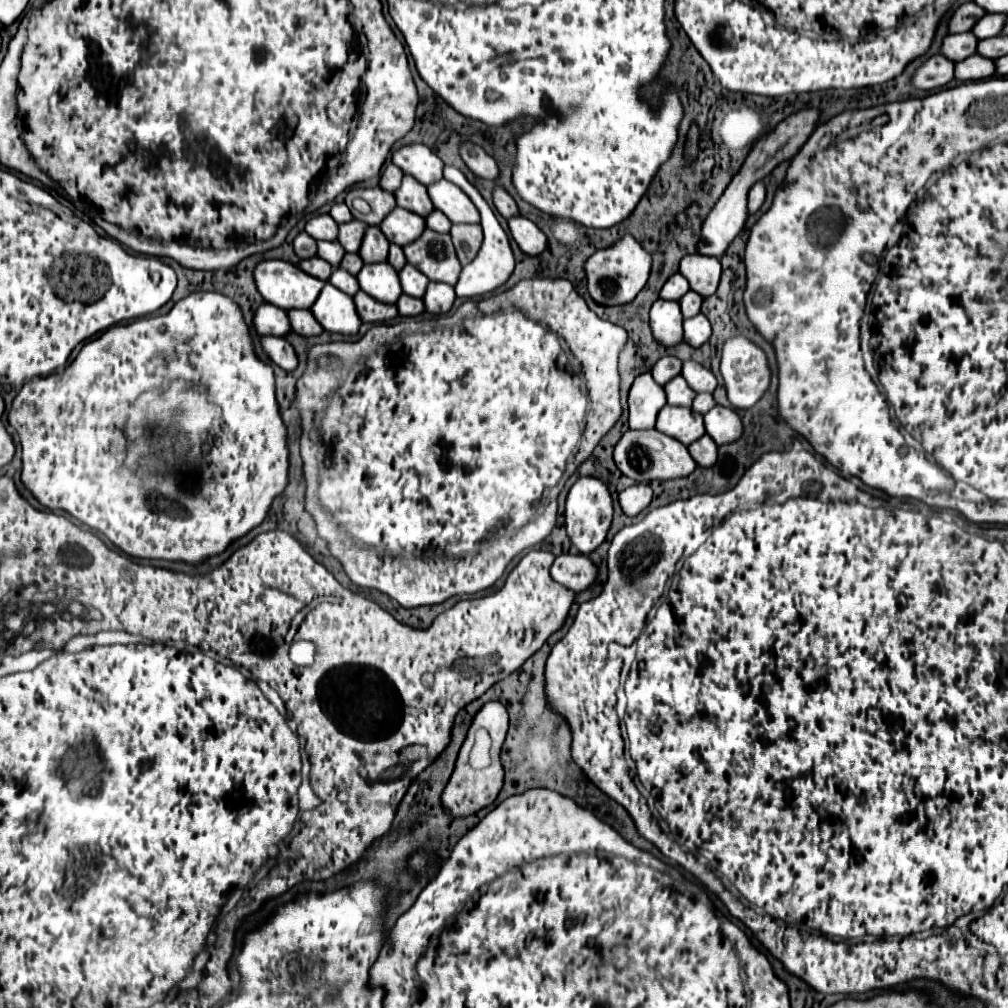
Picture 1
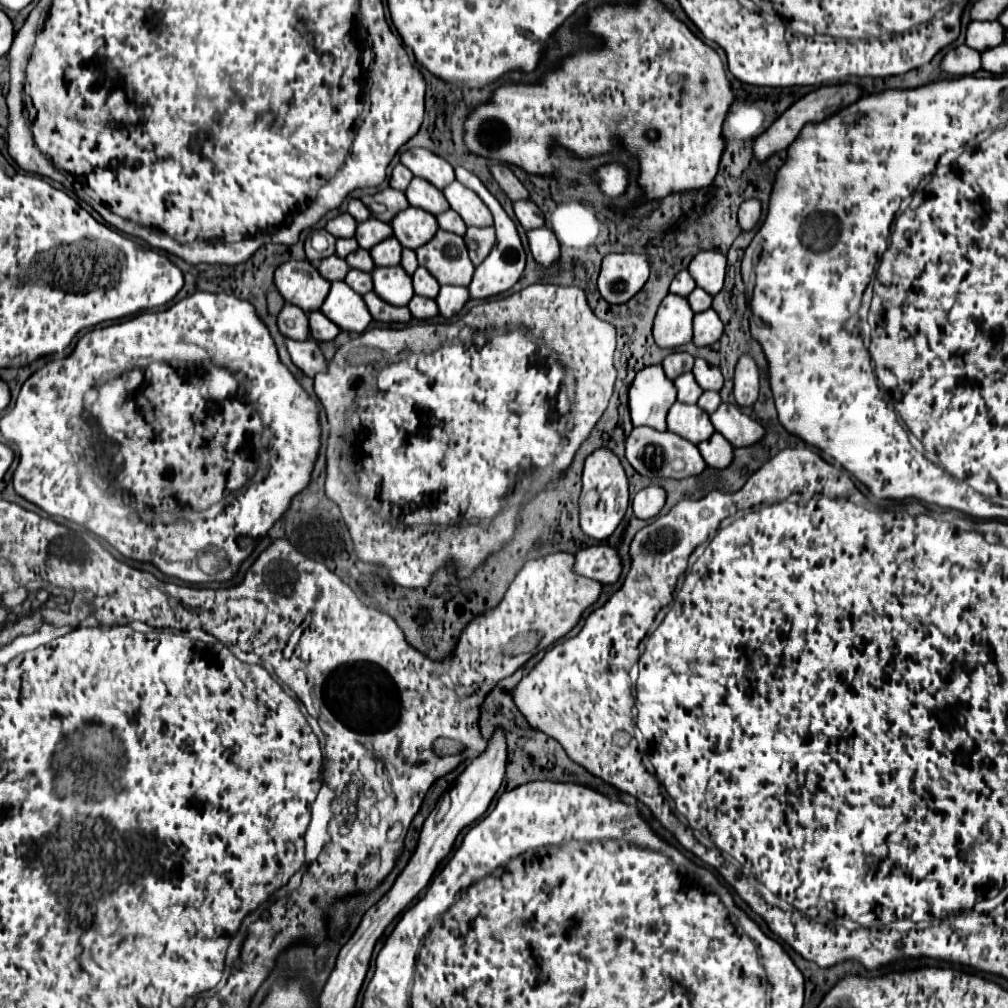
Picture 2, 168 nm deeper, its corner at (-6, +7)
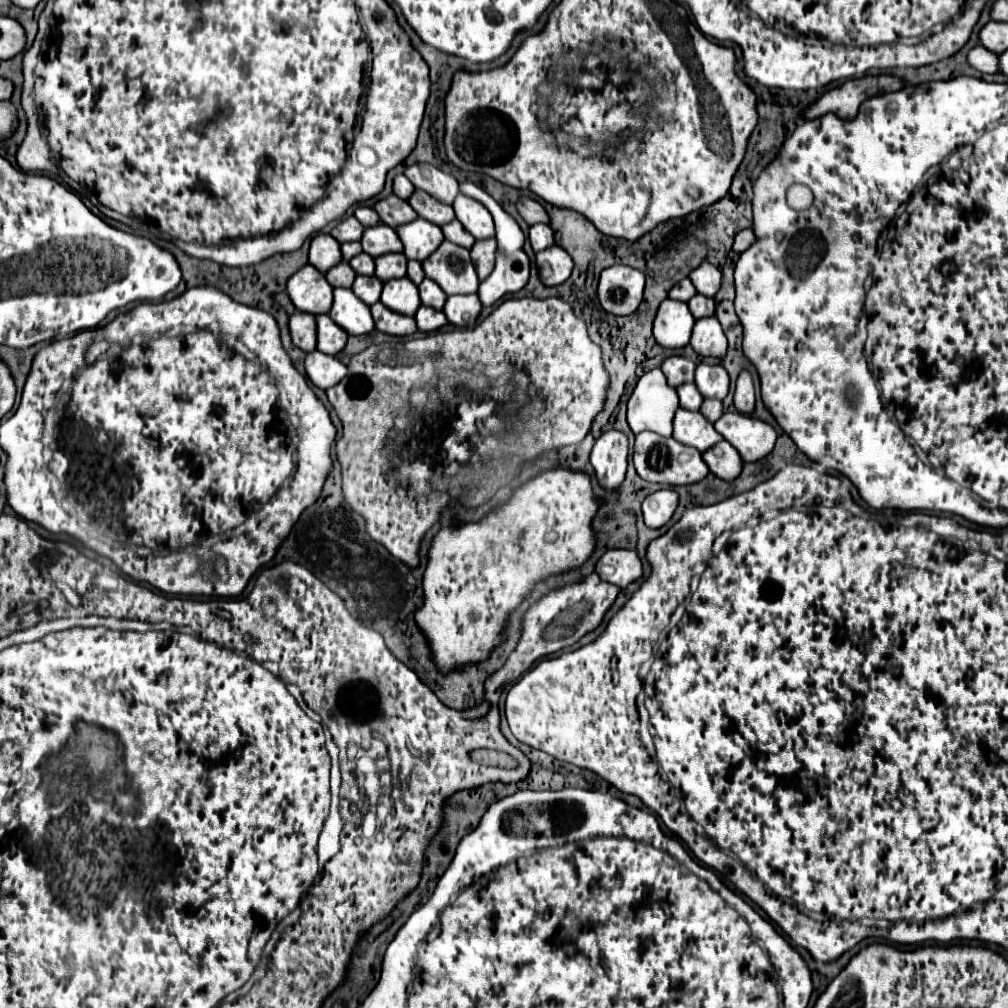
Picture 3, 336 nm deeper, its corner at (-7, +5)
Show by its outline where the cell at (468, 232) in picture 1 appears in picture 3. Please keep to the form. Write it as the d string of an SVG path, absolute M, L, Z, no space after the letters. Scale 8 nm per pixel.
M481 239L481 241L475 241L475 245L471 247L471 259L481 281L493 271L495 247L497 247L495 239Z

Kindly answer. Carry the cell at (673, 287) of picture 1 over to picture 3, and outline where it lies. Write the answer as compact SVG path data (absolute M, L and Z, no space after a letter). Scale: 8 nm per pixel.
M685 277L683 281L679 281L679 283L669 291L669 297L671 297L671 299L677 299L677 301L689 301L695 293L697 293L697 289L693 287L691 279Z

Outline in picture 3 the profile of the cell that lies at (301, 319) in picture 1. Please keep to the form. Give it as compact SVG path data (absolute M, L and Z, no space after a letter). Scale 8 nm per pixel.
M325 313L317 315L315 319L317 319L317 349L329 355L339 353L345 347L349 335L337 323L333 323Z

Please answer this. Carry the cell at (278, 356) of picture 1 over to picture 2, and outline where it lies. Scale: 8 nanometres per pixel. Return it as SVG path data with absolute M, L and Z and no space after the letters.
M286 339L286 347L288 347L288 353L290 353L294 365L300 371L304 371L304 375L314 377L316 373L328 369L328 363L314 339L308 339L308 341Z

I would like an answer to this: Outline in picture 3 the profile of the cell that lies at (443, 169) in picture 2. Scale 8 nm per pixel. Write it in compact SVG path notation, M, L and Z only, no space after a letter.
M415 163L405 167L407 179L417 187L427 191L431 197L435 197L441 203L453 203L453 199L459 193L457 179L449 173L443 173L431 163Z

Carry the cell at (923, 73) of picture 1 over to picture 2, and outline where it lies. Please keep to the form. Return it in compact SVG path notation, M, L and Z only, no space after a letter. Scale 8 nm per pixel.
M960 45L952 51L942 61L942 69L952 75L972 75L982 67L980 63L980 53L972 51L968 45Z

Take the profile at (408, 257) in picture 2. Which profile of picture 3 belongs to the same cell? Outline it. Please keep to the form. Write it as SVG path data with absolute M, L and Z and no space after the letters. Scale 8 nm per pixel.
M411 259L411 261L407 263L407 277L409 277L415 285L419 285L419 283L423 281L425 273L423 273L423 269L421 269L421 263L419 263L419 261Z

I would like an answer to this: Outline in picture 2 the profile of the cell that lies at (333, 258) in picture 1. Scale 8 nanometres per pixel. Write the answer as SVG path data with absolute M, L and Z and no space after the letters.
M338 239L338 241L336 241L336 255L340 255L342 259L344 259L348 253L356 251L356 249L358 249L356 239Z

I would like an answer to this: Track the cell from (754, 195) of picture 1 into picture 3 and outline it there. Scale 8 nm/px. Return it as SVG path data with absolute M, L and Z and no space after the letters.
M747 227L747 229L741 229L737 235L735 235L735 243L733 243L733 251L737 251L737 253L743 253L745 249L749 249L753 243L757 241L757 237L755 237L755 233L753 233L753 229L751 227Z

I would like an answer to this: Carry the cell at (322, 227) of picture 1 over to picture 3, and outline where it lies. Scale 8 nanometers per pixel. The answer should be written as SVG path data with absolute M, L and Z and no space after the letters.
M347 217L343 221L339 221L331 235L339 241L339 243L347 243L347 241L359 241L361 239L361 233L363 233L363 225L355 219L355 217Z

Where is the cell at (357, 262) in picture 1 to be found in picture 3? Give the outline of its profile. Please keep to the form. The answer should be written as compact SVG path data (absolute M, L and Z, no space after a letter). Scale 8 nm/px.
M359 253L359 255L355 255L355 257L349 261L349 265L351 265L353 271L359 273L359 275L373 275L373 269L375 269L375 265L373 265L373 257L369 257L367 253Z

